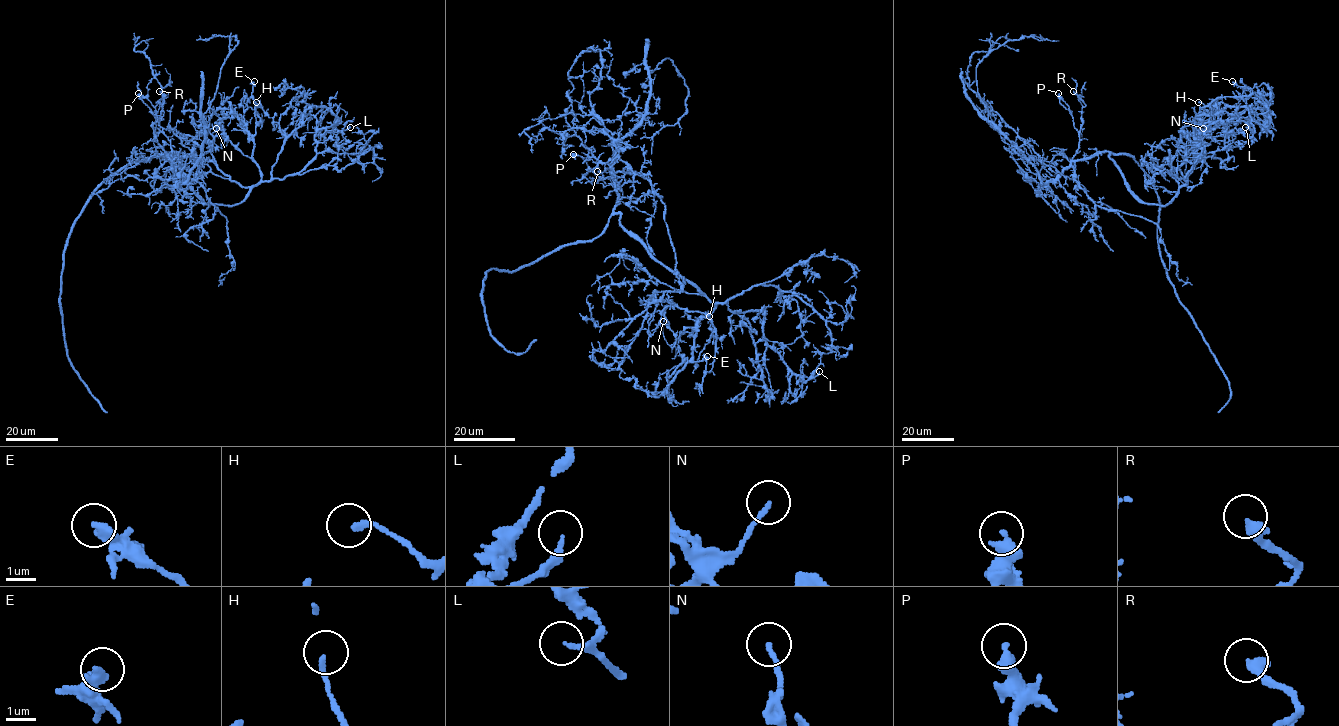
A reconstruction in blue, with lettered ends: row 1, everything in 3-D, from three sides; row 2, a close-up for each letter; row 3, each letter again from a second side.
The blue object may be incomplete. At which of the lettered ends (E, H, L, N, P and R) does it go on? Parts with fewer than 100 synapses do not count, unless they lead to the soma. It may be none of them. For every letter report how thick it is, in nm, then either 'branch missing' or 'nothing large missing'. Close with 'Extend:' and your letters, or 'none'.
E: 360 nm thick; nothing large missing
H: 170 nm thick; nothing large missing
L: 200 nm thick; nothing large missing
N: 150 nm thick; nothing large missing
P: 440 nm thick; nothing large missing
R: 360 nm thick; nothing large missing
Extend: none

